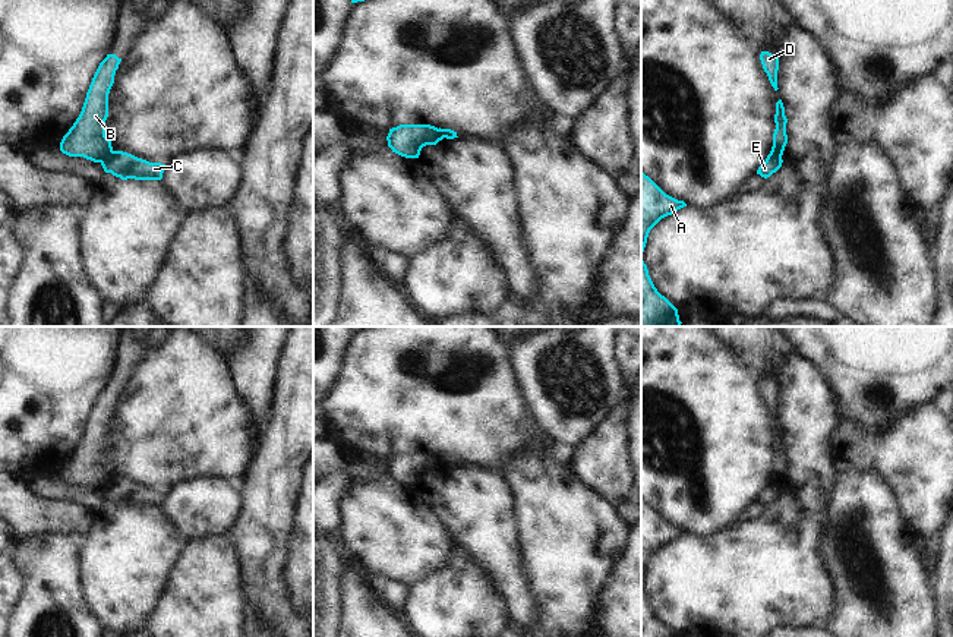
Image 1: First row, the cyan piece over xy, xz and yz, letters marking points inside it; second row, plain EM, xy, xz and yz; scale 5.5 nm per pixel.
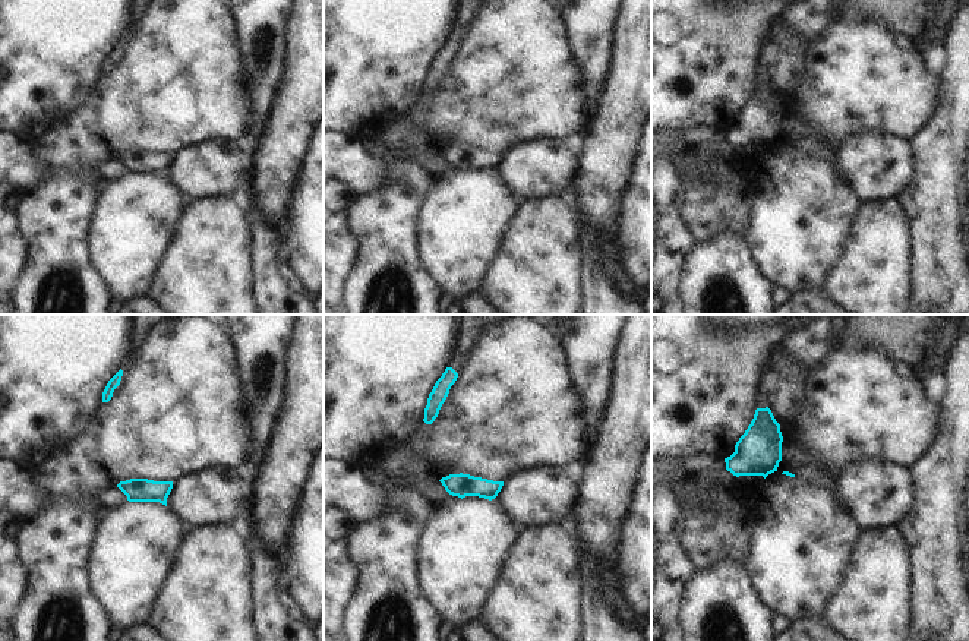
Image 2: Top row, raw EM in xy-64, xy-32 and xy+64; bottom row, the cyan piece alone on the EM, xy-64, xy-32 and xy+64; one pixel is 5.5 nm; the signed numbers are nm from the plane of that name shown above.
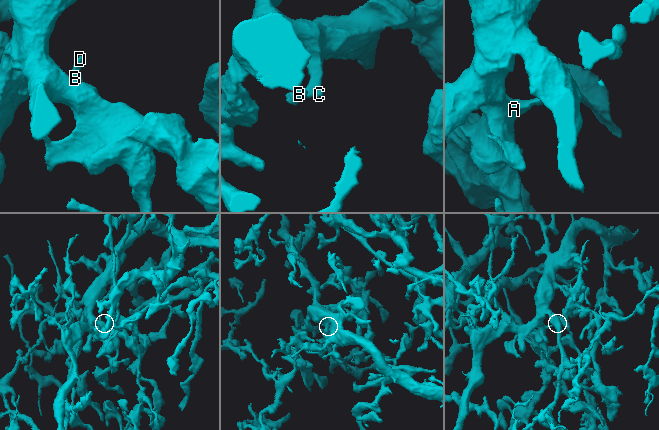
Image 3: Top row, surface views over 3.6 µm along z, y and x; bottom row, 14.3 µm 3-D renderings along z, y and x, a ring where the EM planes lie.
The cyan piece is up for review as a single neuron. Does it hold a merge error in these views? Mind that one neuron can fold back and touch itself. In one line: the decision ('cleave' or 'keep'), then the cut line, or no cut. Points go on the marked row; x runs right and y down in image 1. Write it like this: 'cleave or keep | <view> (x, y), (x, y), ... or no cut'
cleave | xy (111, 150), (100, 161)

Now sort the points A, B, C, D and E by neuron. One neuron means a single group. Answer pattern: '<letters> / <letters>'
A C E / B D

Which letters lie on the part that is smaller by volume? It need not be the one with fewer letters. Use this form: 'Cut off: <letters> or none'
Cut off: B, D

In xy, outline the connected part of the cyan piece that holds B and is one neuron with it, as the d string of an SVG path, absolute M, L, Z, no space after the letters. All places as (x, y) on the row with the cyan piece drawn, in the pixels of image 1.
M107 54L100 63L82 111L60 142L60 151L69 157L83 157L101 163L111 151L111 141L105 136L108 117L108 94L122 59Z

